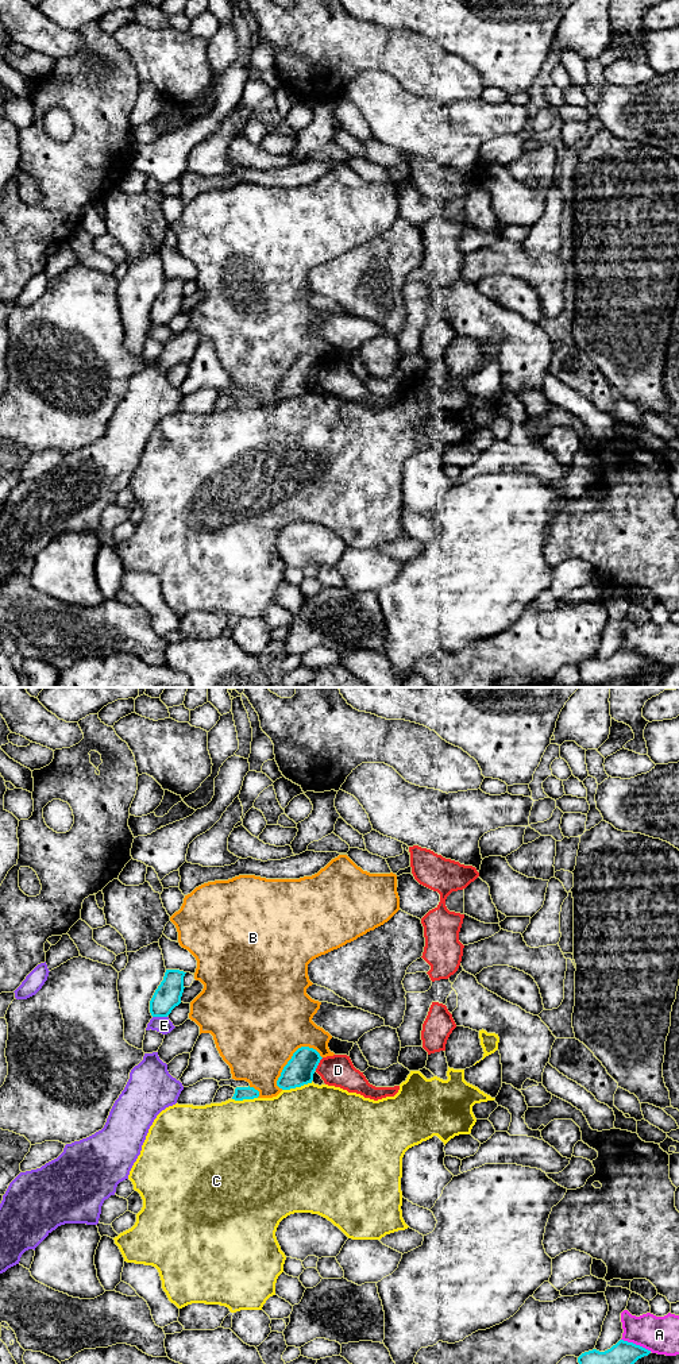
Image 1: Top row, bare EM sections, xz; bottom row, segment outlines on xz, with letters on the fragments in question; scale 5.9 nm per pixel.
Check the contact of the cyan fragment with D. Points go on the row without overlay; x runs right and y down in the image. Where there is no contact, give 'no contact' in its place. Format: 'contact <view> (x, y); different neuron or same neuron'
contact xz (317, 373); different neuron

